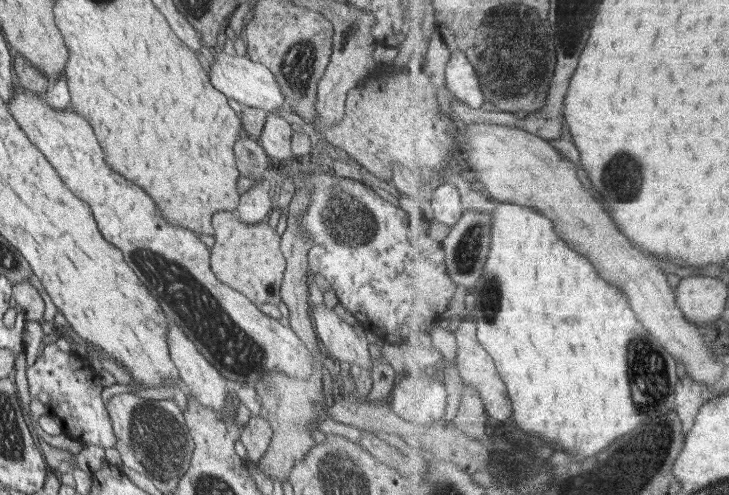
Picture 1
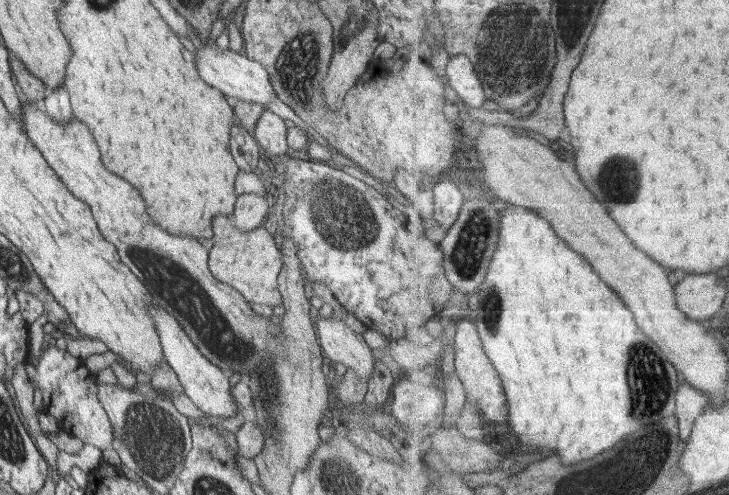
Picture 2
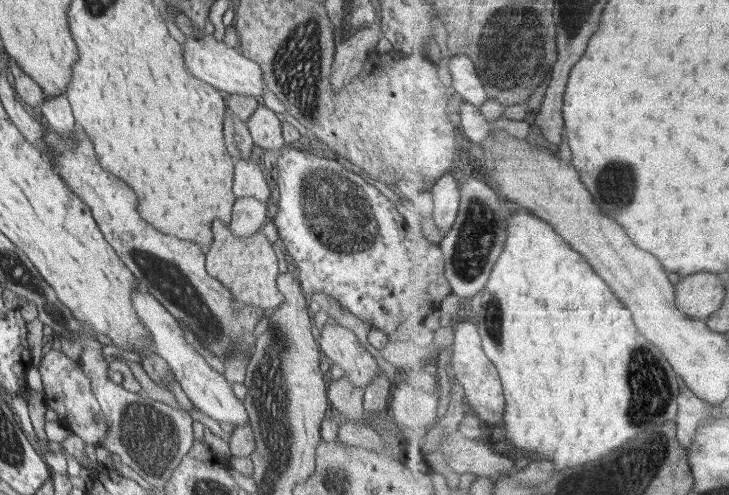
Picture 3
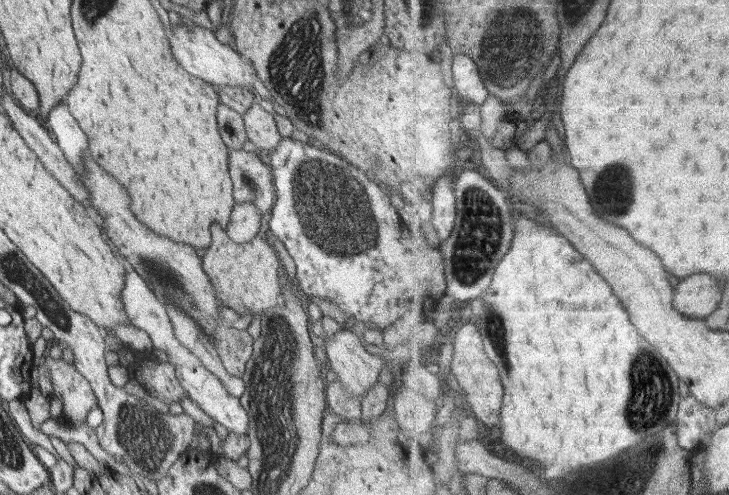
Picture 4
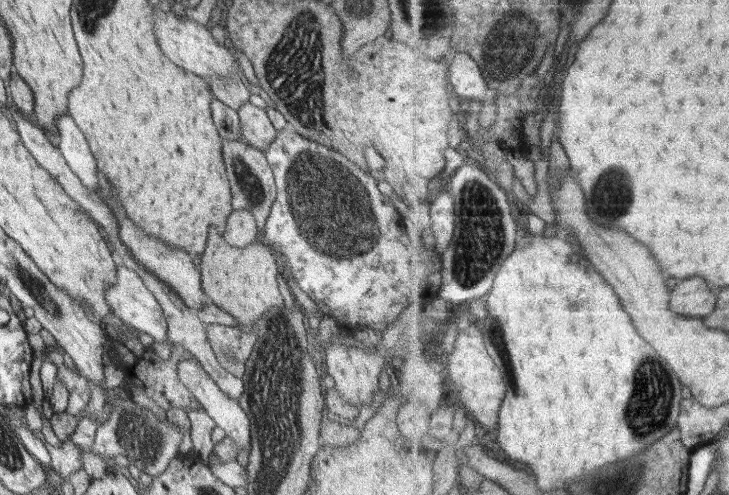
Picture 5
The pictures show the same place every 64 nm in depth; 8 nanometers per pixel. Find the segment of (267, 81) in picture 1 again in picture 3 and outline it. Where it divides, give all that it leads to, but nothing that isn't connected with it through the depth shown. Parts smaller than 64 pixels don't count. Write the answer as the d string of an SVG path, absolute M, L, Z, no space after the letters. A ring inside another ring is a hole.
M197 31L195 39L186 37L186 44L181 47L185 66L195 78L217 88L223 95L242 94L262 101L262 92L266 88L263 70L256 61L246 58L237 47L233 48L224 42L216 41L213 35L203 31Z

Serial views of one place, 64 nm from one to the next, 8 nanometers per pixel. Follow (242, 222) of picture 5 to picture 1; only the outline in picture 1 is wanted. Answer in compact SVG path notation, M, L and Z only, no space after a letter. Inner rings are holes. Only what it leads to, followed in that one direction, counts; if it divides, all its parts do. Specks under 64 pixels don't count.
M258 180L254 187L242 194L235 210L239 219L256 224L267 218L275 207L275 199L270 198L268 190L269 183Z

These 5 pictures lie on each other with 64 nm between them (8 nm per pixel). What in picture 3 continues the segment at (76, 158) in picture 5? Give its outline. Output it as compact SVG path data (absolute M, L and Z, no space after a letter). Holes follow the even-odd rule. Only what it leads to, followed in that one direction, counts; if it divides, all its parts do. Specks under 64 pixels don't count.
M64 94L45 99L38 112L42 114L48 126L60 136L72 140L72 136L78 132L78 126L76 126L76 120L72 116L68 98Z

